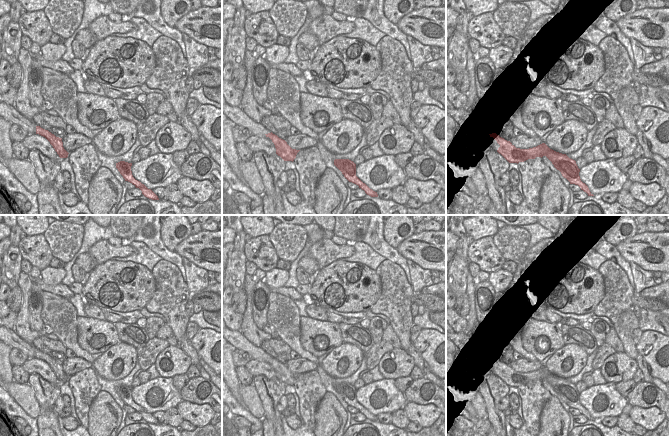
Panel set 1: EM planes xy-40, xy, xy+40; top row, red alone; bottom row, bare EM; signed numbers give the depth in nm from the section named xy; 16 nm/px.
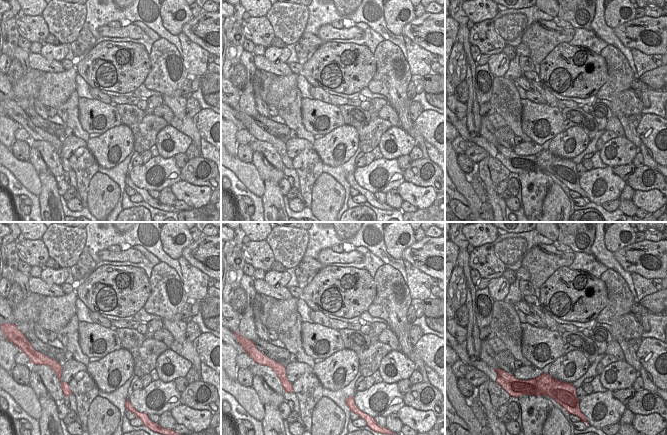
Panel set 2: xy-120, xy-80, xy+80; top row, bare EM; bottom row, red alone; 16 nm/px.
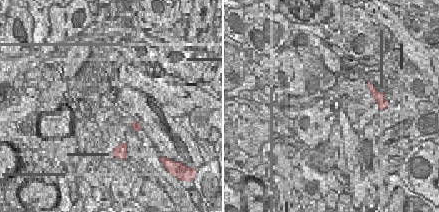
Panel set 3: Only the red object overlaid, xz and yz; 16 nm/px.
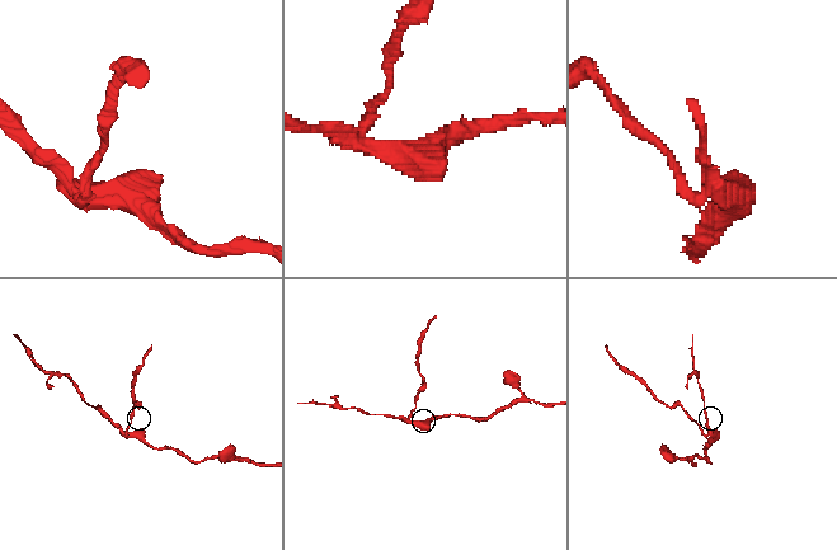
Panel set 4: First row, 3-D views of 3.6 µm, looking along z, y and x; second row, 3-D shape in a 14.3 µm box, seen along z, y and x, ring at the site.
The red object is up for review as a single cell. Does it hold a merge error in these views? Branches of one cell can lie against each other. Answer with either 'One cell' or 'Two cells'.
Two cells.

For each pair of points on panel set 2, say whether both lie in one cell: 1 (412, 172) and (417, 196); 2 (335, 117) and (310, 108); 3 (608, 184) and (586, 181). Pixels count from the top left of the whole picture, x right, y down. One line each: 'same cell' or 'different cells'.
1: different cells
2: same cell
3: same cell

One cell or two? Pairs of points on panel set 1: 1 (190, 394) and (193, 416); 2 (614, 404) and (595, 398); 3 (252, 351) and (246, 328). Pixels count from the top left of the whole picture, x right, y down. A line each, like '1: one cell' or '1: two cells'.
1: two cells
2: one cell
3: two cells

